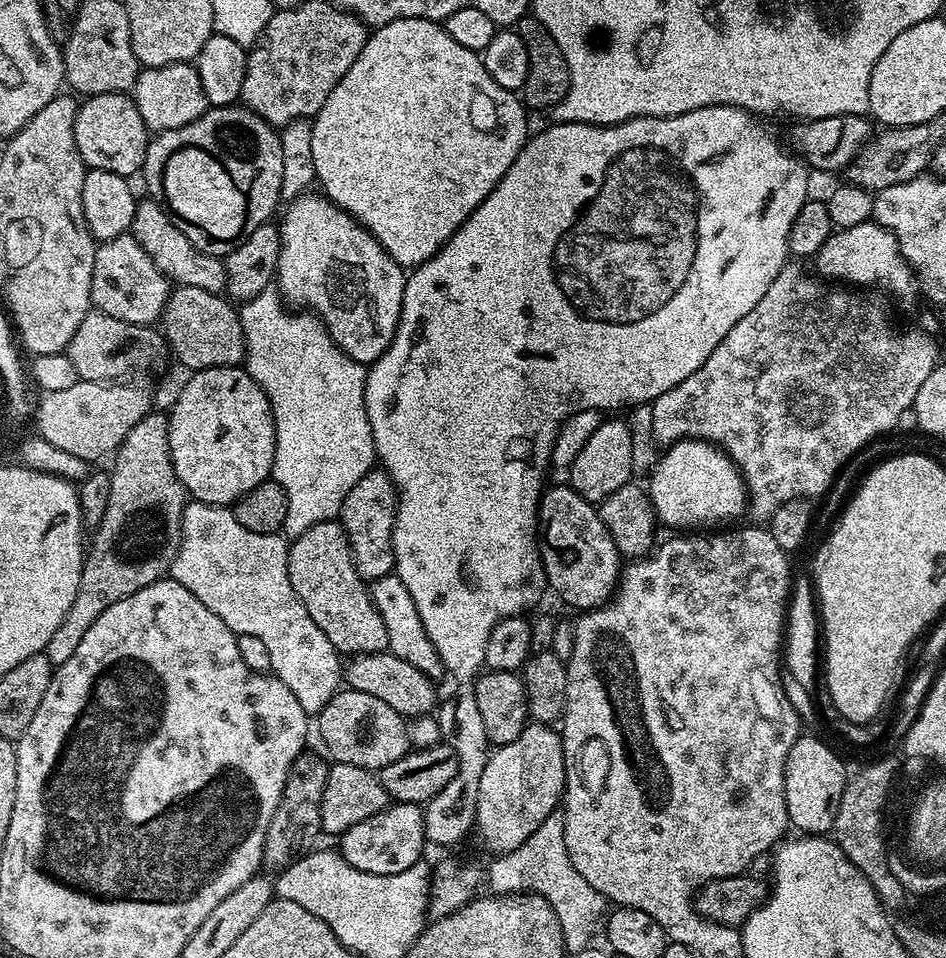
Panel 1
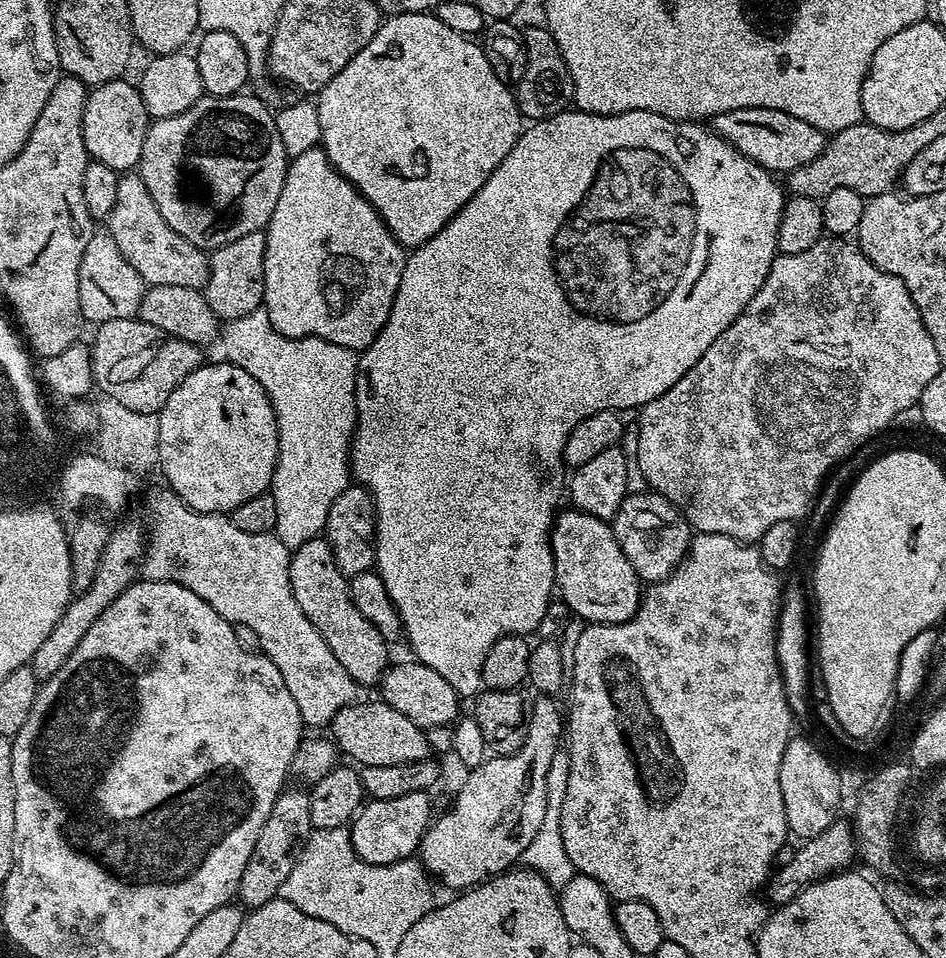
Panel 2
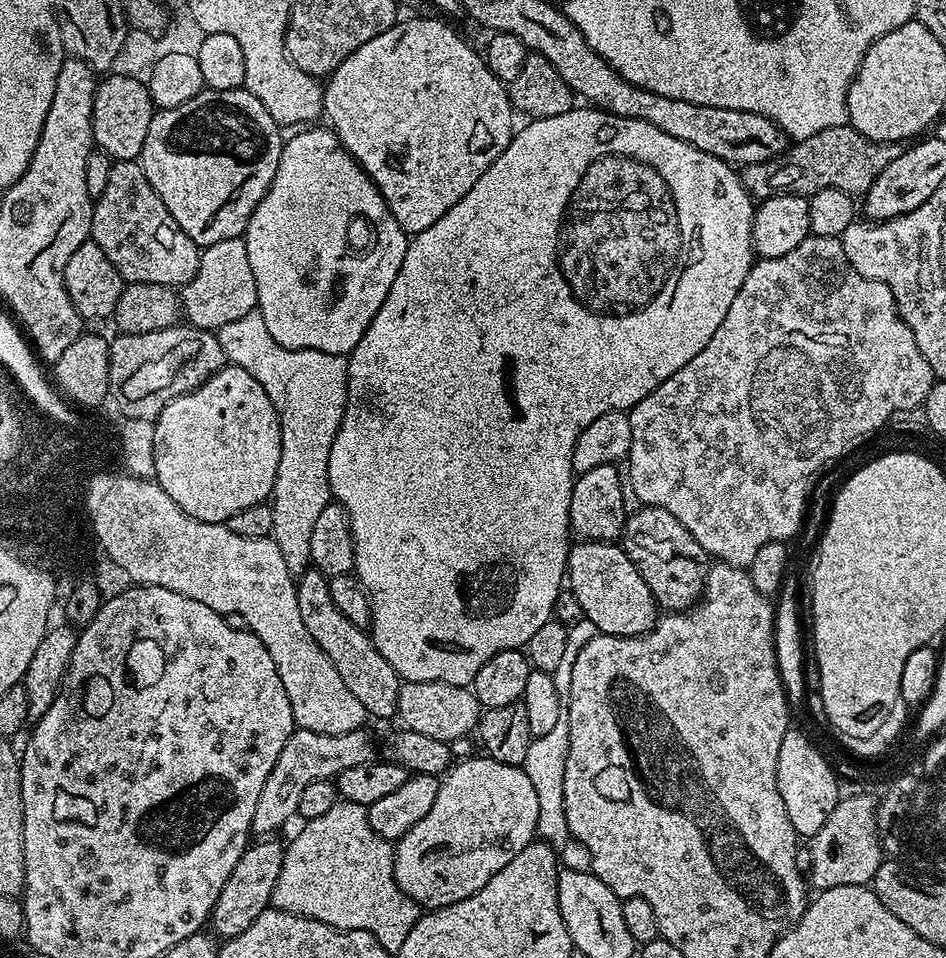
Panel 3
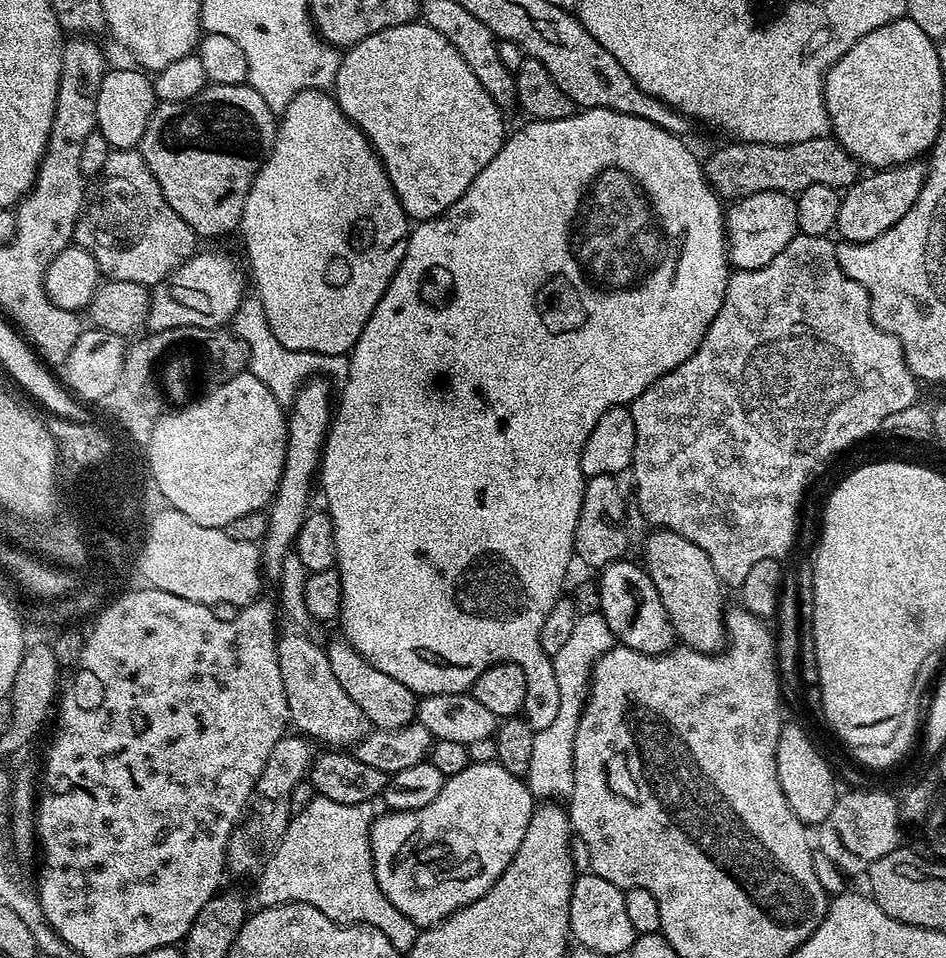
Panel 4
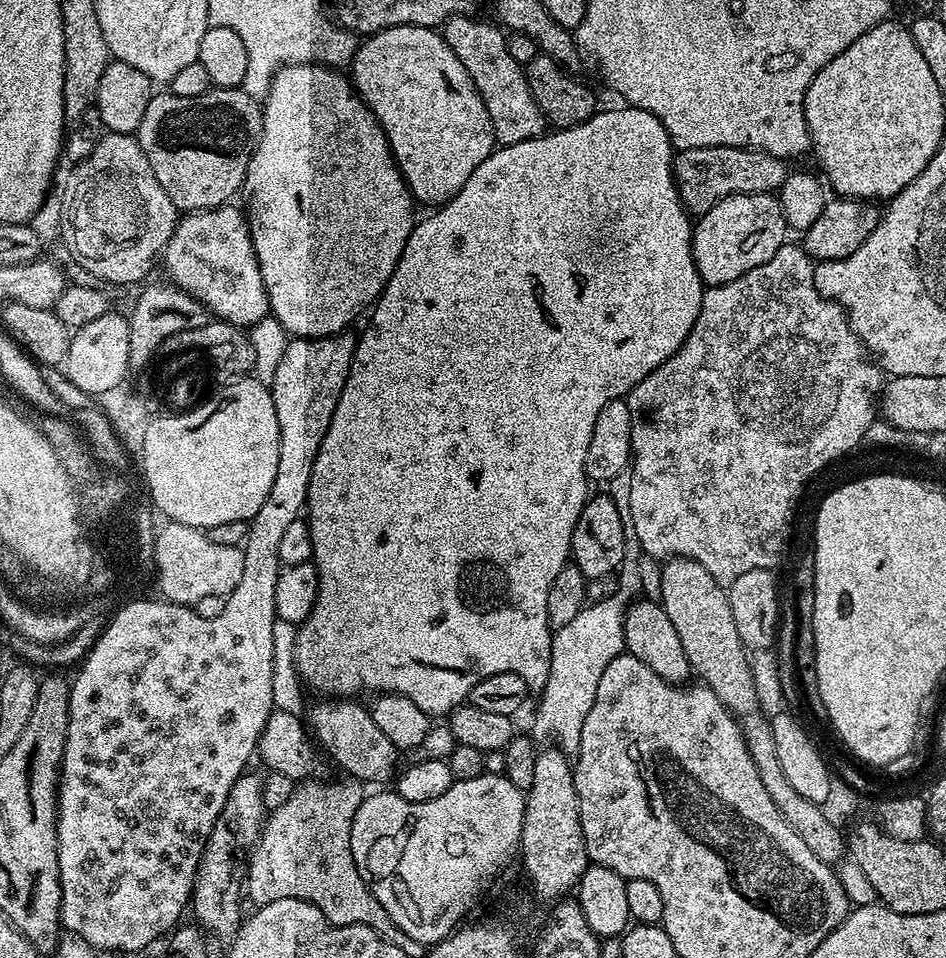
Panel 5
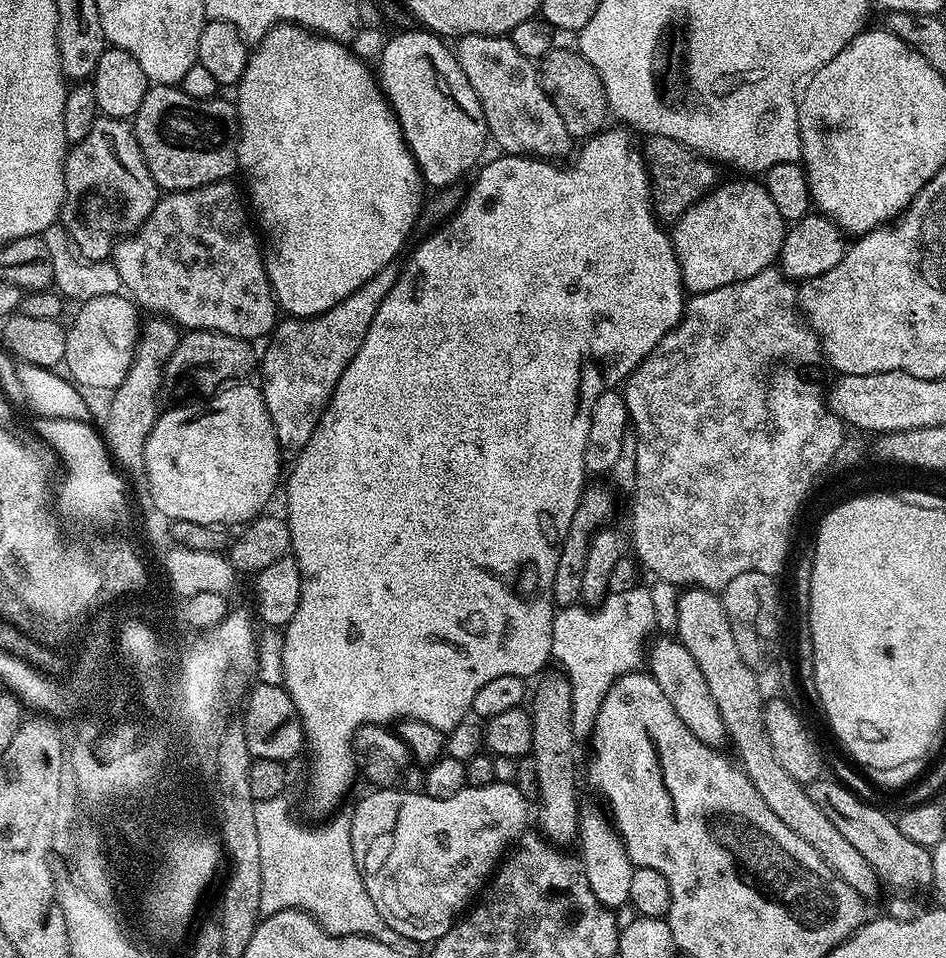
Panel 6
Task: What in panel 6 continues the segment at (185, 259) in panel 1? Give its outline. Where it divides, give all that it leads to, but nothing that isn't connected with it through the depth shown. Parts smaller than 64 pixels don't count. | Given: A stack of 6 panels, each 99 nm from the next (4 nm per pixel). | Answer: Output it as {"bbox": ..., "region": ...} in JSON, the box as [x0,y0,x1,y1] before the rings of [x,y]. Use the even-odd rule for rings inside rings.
{"bbox":[64,115,158,260],"region":[[[101,115],[94,122],[94,126],[90,126],[90,134],[86,134],[82,142],[69,147],[64,158],[64,195],[67,211],[78,211],[80,204],[88,211],[85,216],[80,212],[74,213],[72,220],[76,224],[69,223],[67,230],[76,244],[76,249],[91,260],[109,259],[117,241],[135,232],[148,221],[158,199],[158,189],[136,141],[135,127],[129,121]],[[99,208],[104,211],[104,216],[95,216],[92,213]]]}

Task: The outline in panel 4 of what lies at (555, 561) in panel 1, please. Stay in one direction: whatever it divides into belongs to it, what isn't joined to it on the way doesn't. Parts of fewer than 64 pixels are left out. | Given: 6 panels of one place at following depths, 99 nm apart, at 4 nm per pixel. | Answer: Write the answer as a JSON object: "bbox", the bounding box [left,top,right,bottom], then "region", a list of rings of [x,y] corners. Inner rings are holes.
{"bbox":[599,558,677,656],"region":[[[621,558],[606,565],[599,576],[599,613],[606,618],[613,637],[623,647],[642,654],[661,656],[663,652],[671,652],[677,634],[666,614],[666,606],[662,606],[662,598],[658,598],[658,590],[654,590],[654,582],[643,567]]]}

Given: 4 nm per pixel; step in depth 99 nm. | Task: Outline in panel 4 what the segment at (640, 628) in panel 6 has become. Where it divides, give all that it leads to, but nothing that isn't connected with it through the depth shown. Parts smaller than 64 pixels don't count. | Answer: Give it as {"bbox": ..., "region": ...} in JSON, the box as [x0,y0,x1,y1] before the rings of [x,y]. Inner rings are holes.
{"bbox":[526,611,614,802],"region":[[[597,611],[577,615],[570,639],[562,646],[562,650],[558,650],[558,654],[552,657],[554,678],[558,681],[558,694],[561,696],[558,701],[558,715],[554,717],[553,724],[536,732],[534,750],[530,754],[530,770],[526,775],[528,788],[537,801],[548,802],[553,798],[560,798],[556,796],[571,797],[574,790],[574,734],[578,734],[578,722],[584,713],[584,704],[588,701],[588,685],[592,679],[592,669],[600,661],[602,654],[609,652],[612,647],[614,647],[614,637],[610,626],[606,626],[606,618]]]}

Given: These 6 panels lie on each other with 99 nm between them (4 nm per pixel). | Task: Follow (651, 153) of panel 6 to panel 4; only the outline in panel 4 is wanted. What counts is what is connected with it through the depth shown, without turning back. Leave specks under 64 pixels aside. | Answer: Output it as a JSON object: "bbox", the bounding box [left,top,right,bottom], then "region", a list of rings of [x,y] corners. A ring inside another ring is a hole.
{"bbox":[703,135,858,202],"region":[[[831,135],[810,138],[810,142],[793,144],[746,144],[724,142],[709,160],[703,161],[704,177],[721,198],[735,202],[743,196],[763,192],[799,194],[806,186],[825,184],[847,190],[858,179],[858,161]]]}

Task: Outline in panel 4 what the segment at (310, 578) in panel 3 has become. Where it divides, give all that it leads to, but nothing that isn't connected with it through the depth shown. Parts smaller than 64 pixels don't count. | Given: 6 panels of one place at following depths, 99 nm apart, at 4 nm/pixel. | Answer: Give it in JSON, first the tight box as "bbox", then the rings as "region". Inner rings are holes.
{"bbox":[326,638,418,731],"region":[[[343,638],[332,640],[326,644],[330,670],[334,670],[334,678],[338,678],[342,690],[350,694],[354,706],[366,714],[369,725],[373,729],[382,731],[398,730],[406,727],[416,720],[416,709],[418,707],[418,696],[411,692],[408,684],[398,682],[395,678],[390,678],[390,674],[382,674],[362,654],[353,650],[352,645]]]}

